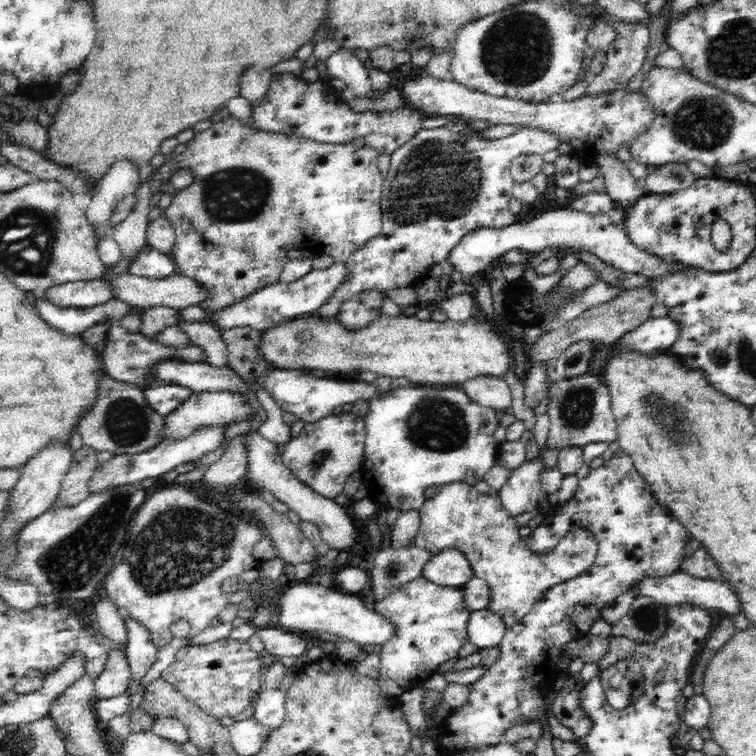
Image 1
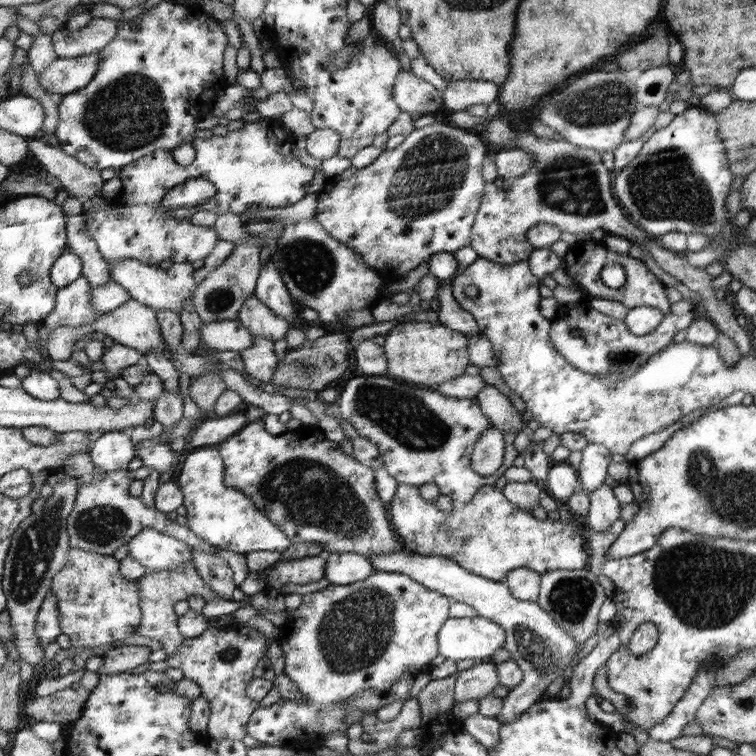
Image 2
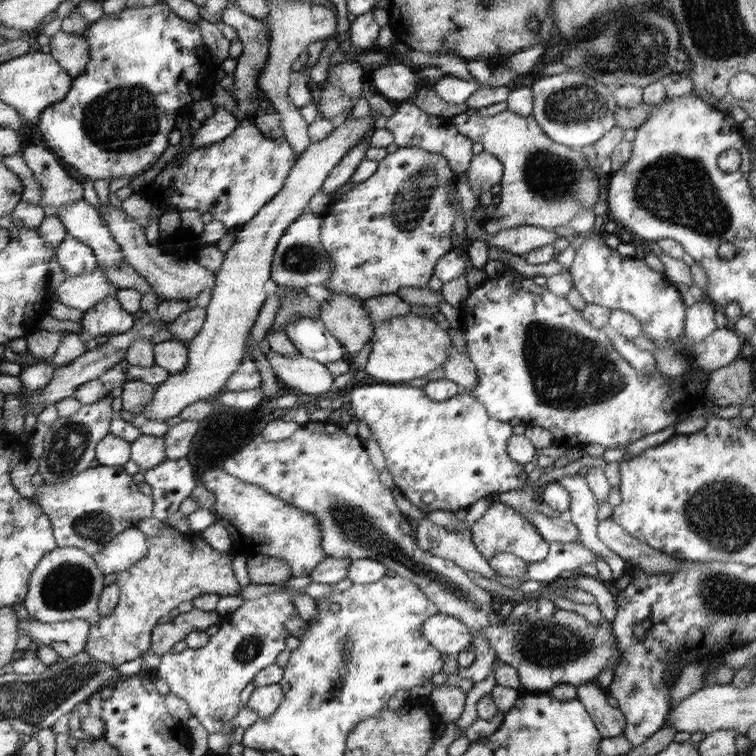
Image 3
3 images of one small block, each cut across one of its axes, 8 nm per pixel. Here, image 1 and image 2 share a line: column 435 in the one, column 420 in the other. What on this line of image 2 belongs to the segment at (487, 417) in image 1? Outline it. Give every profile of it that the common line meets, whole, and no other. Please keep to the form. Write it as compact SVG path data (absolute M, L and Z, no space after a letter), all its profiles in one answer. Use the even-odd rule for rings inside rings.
M362 375L356 376L346 382L344 389L337 396L339 413L342 419L350 422L360 436L375 444L382 459L384 468L392 475L399 484L408 486L422 486L422 484L436 484L443 501L452 500L456 504L466 504L476 496L484 486L495 486L496 481L504 472L512 466L519 456L513 446L516 434L506 433L503 435L505 445L505 458L502 466L490 474L483 476L472 466L474 449L488 428L494 424L479 406L474 398L452 398L432 388L410 388L404 384L398 384L398 380L391 379L386 375Z

